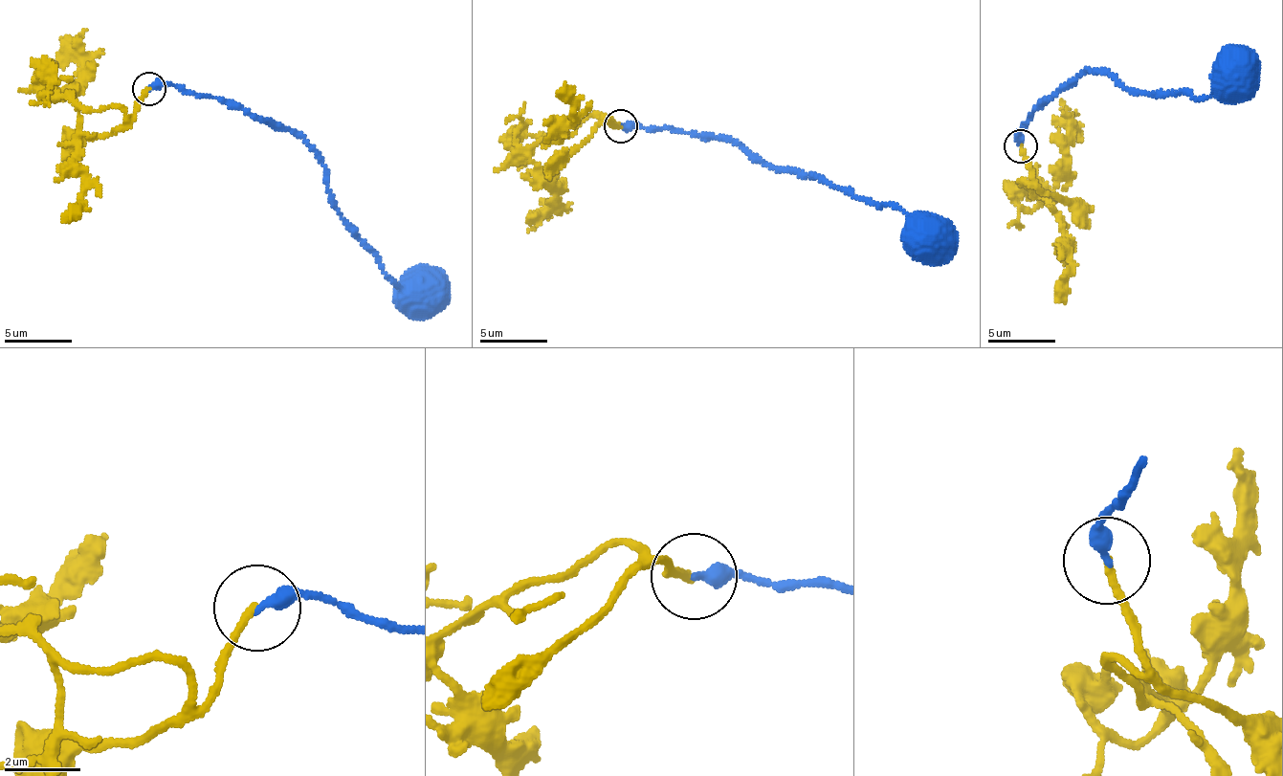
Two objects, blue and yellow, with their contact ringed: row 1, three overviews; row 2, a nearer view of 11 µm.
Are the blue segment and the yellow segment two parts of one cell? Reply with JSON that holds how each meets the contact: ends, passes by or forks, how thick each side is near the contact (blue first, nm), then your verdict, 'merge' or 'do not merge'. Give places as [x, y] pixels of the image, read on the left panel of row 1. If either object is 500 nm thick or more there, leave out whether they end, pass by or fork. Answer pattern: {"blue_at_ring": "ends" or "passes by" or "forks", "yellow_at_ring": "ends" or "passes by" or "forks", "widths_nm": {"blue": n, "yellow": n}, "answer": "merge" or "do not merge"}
{"blue_at_ring": "ends", "yellow_at_ring": "ends", "widths_nm": {"blue": 360, "yellow": 190}, "answer": "do not merge"}

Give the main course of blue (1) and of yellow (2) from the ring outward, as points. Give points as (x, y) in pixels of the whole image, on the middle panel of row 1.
1: (621, 127), (665, 128), (730, 139), (763, 163), (838, 187), (863, 199), (894, 206), (920, 219), (926, 230)
2: (621, 127), (602, 114), (587, 114), (573, 125), (544, 134), (529, 158), (554, 195), (550, 210), (528, 232)

